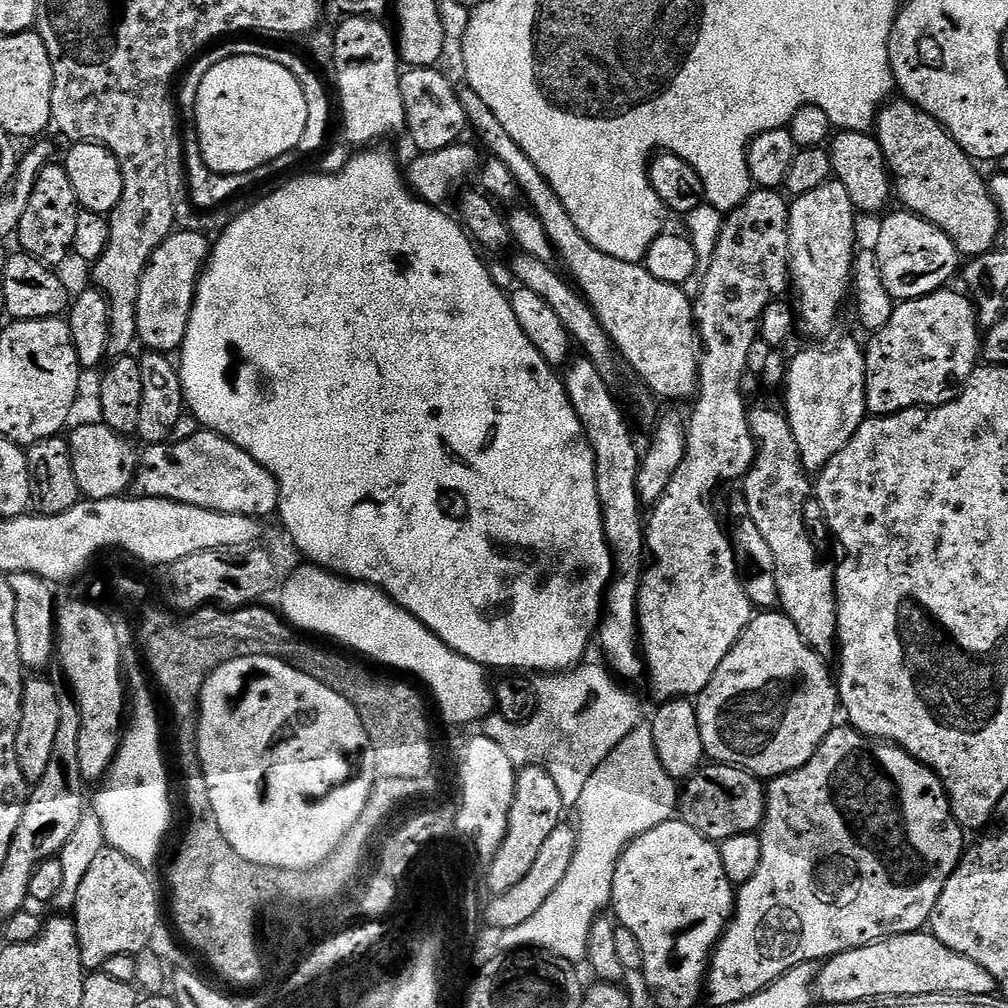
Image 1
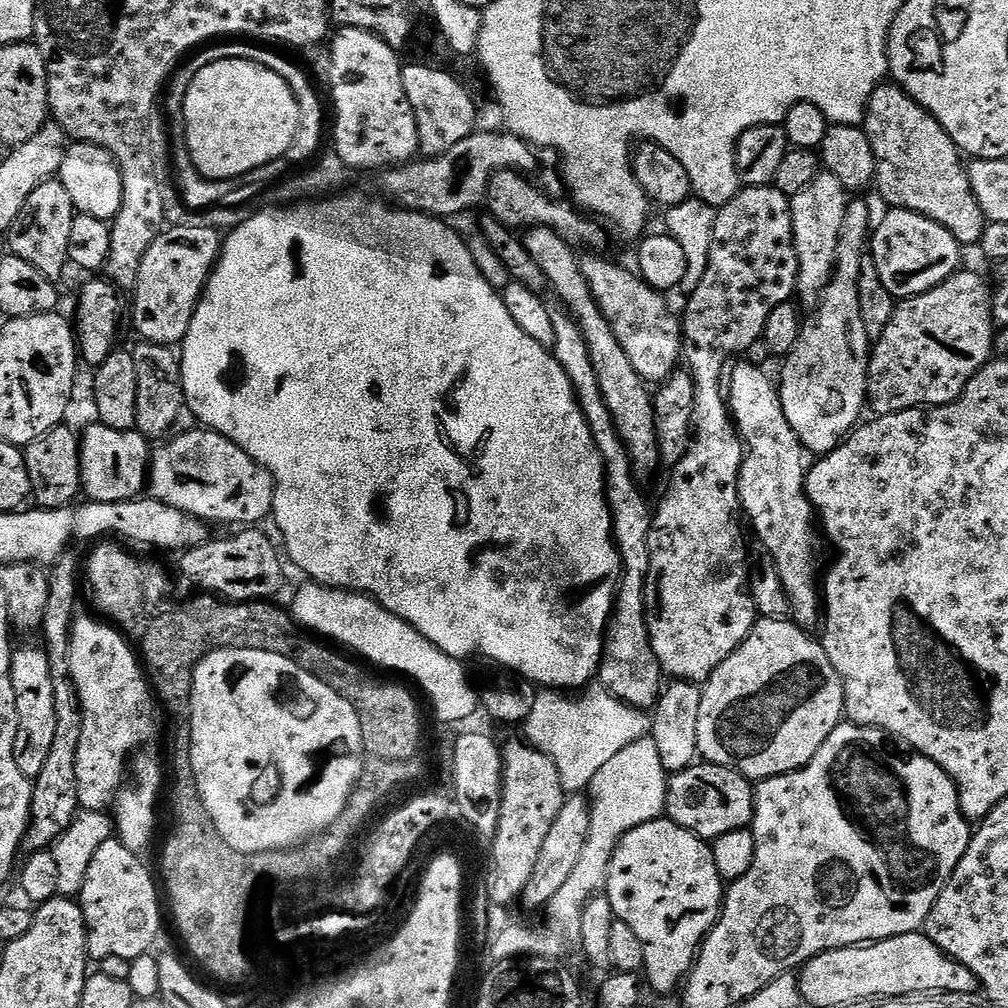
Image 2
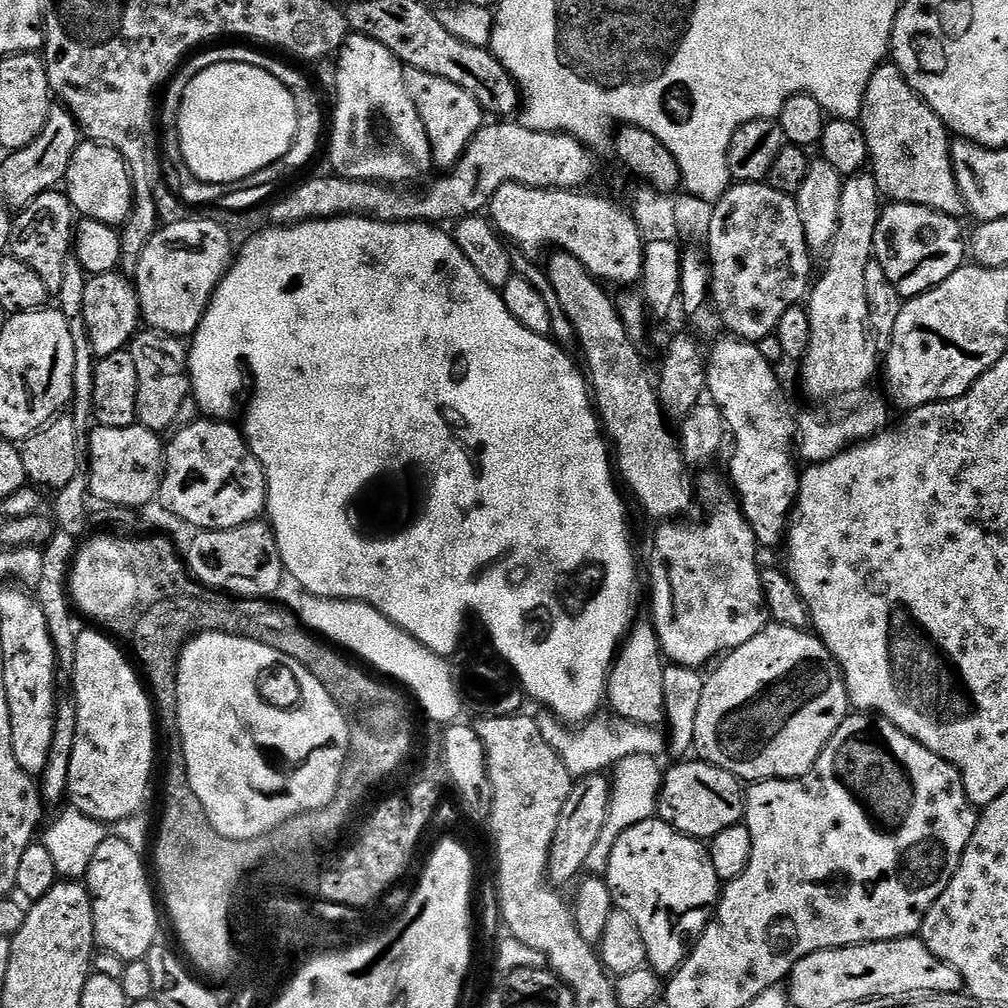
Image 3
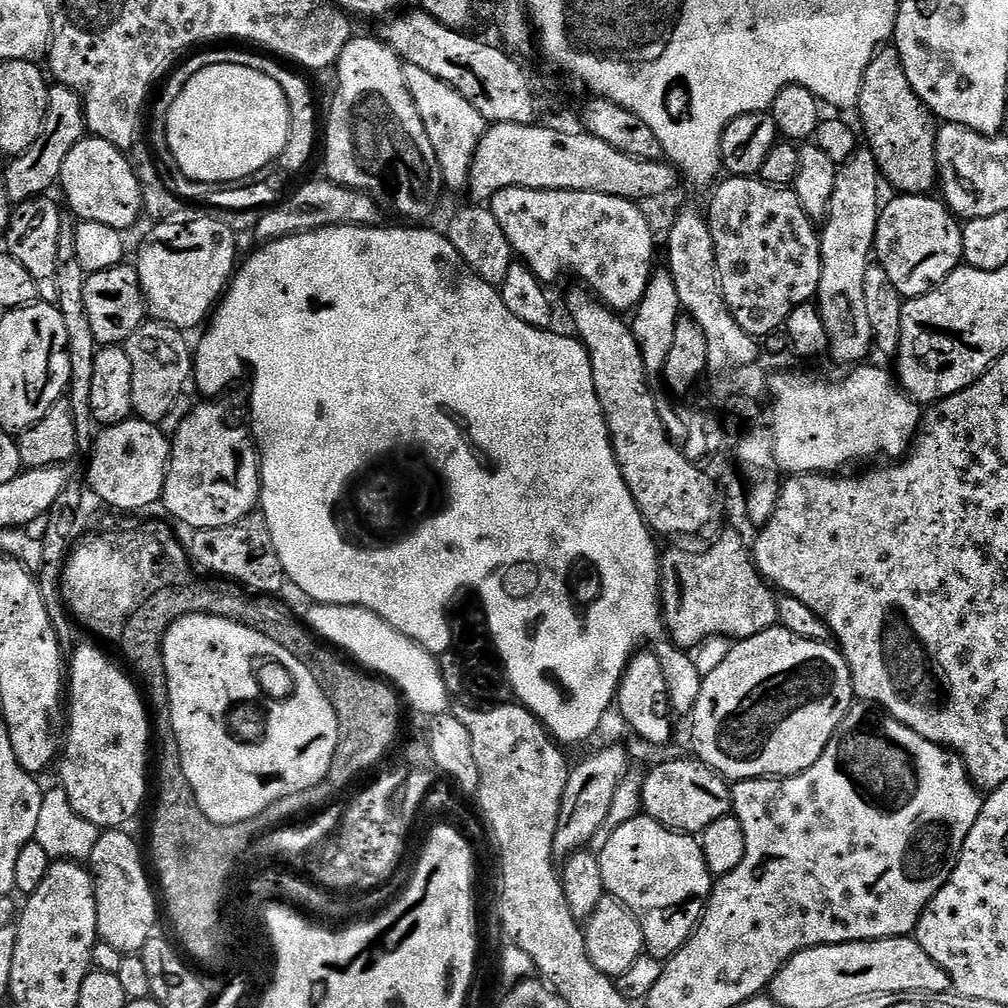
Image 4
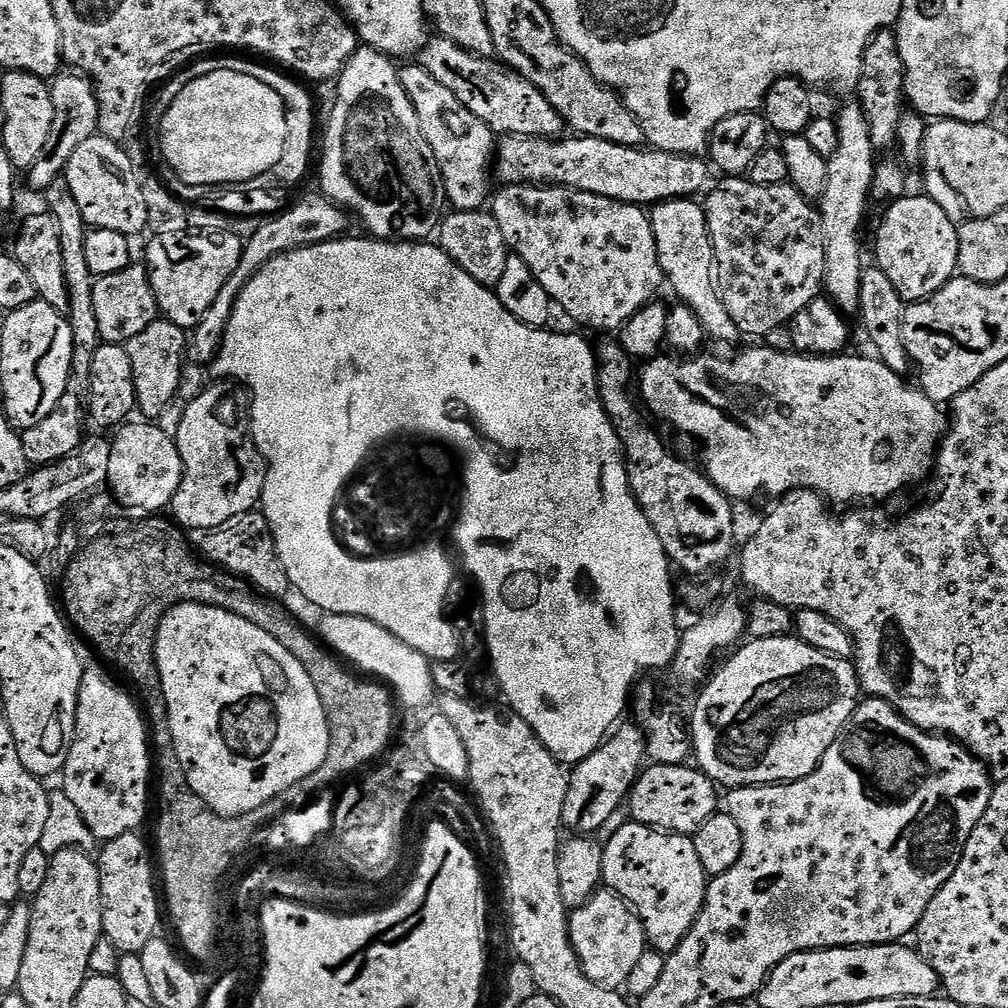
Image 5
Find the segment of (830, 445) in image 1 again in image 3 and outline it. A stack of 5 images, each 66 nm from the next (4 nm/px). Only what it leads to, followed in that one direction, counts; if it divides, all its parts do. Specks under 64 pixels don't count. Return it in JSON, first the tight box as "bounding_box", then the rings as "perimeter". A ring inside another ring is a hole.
{"bounding_box":[800,174,882,400],"perimeter":[[[857,174],[844,180],[844,189],[840,199],[840,221],[832,247],[827,249],[828,265],[824,273],[810,289],[806,300],[808,317],[810,318],[810,342],[808,352],[804,355],[800,372],[800,380],[804,383],[804,392],[812,400],[840,400],[851,392],[860,392],[872,379],[878,376],[878,356],[872,345],[874,333],[870,322],[870,302],[866,294],[866,278],[870,275],[870,267],[874,260],[874,234],[880,221],[882,211],[882,193],[876,187],[876,178],[871,174]]]}

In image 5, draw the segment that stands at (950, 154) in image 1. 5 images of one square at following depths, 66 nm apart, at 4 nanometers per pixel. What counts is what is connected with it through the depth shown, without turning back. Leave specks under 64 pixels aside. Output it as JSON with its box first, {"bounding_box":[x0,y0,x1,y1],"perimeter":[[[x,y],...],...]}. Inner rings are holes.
{"bounding_box":[858,30,926,165],"perimeter":[[[881,30],[868,43],[868,49],[862,62],[862,78],[860,79],[858,95],[860,95],[858,97],[858,103],[863,108],[864,117],[870,126],[870,138],[872,139],[873,146],[878,150],[884,150],[884,148],[892,148],[896,144],[897,150],[900,151],[901,157],[899,156],[899,159],[905,165],[919,165],[924,155],[926,120],[919,112],[910,107],[906,99],[904,93],[904,63],[902,62],[902,54],[898,50],[898,38],[896,37],[895,31]]]}

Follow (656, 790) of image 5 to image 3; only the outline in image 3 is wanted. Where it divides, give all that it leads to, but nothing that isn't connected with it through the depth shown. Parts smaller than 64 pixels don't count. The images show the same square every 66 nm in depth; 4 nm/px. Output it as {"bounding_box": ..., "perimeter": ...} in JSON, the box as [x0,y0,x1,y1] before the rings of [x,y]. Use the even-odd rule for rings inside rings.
{"bounding_box":[658,758,746,842],"perimeter":[[[699,758],[690,759],[663,773],[658,816],[663,823],[674,826],[682,834],[708,842],[712,837],[722,834],[722,830],[745,819],[746,788],[739,776]]]}

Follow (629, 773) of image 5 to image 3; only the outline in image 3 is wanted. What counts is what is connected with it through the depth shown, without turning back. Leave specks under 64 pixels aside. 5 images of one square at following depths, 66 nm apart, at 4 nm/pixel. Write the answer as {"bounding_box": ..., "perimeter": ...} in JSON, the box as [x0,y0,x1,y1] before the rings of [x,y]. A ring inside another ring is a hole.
{"bounding_box":[548,775,612,885],"perimeter":[[[607,775],[587,776],[573,783],[572,793],[566,802],[562,818],[558,822],[558,830],[554,834],[554,842],[548,859],[548,879],[553,885],[568,884],[572,879],[575,881],[581,875],[579,872],[585,871],[590,858],[590,850],[598,846],[598,838],[606,826],[608,804],[611,800],[612,786]]]}

